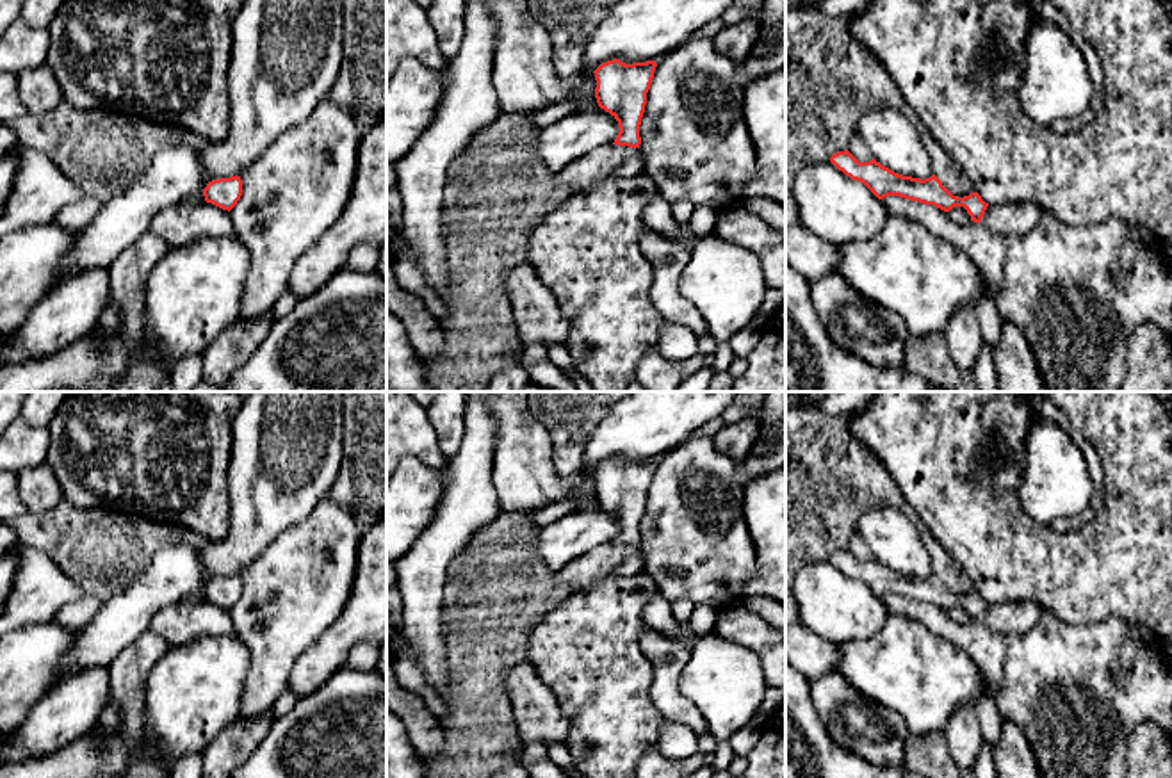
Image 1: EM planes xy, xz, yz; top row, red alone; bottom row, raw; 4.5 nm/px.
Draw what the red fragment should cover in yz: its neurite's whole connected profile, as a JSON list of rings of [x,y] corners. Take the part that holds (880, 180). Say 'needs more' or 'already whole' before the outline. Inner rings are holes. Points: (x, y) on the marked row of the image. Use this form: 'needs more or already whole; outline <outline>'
needs more; outline [[[848,150],[834,153],[830,162],[851,180],[862,182],[878,199],[899,196],[933,205],[944,212],[949,212],[953,207],[964,207],[971,221],[981,223],[990,233],[997,235],[1028,235],[1044,214],[1044,210],[1031,201],[989,205],[978,192],[958,198],[953,196],[935,174],[924,180],[903,176],[875,158],[859,162]]]

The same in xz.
already whole; outline [[[613,59],[593,71],[597,103],[618,121],[620,132],[613,144],[639,148],[639,125],[655,66],[655,61],[625,64]]]

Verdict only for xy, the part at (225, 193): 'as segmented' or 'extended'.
as segmented

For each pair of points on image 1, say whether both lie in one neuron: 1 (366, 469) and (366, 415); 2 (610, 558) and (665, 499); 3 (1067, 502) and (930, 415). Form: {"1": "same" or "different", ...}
{"1": "same", "2": "different", "3": "different"}

